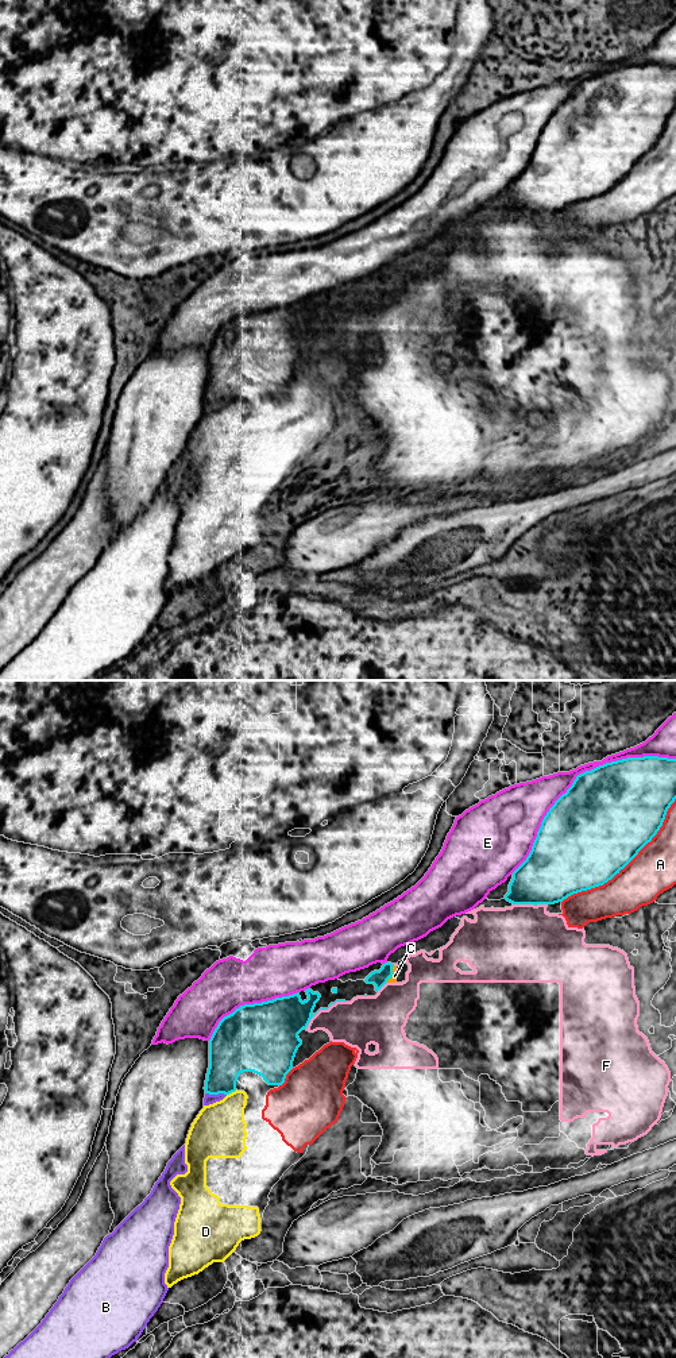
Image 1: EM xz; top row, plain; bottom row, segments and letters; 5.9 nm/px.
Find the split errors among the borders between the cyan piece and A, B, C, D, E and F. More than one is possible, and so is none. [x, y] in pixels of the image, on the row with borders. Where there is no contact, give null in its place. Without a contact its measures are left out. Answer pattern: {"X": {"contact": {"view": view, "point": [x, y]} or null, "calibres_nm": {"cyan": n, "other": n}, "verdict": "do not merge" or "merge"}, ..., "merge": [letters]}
{"A": {"contact": {"view": "xz", "point": [626, 864]}, "calibres_nm": {"cyan": 500, "other": 280}, "verdict": "do not merge"}, "B": {"contact": {"view": "xz", "point": [216, 1094]}, "calibres_nm": {"cyan": 260, "other": 60}, "verdict": "do not merge"}, "C": {"contact": {"view": "xz", "point": [391, 973]}, "calibres_nm": {"cyan": 100, "other": 40}, "verdict": "do not merge"}, "D": {"contact": {"view": "xz", "point": [231, 1092]}, "calibres_nm": {"cyan": 280, "other": 320}, "verdict": "do not merge"}, "E": {"contact": {"view": "xz", "point": [578, 775]}, "calibres_nm": {"cyan": 480, "other": 190}, "verdict": "do not merge"}, "F": {"contact": {"view": "xz", "point": [323, 1009]}, "calibres_nm": {"cyan": 260, "other": 280}, "verdict": "do not merge"}, "merge": []}

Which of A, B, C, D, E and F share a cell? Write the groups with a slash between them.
A D / B / C F / E

